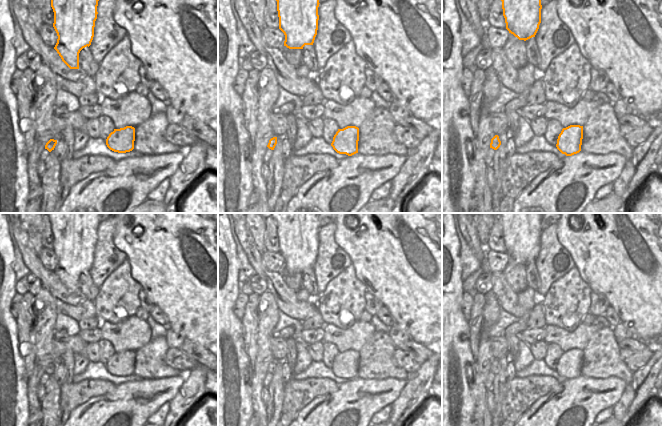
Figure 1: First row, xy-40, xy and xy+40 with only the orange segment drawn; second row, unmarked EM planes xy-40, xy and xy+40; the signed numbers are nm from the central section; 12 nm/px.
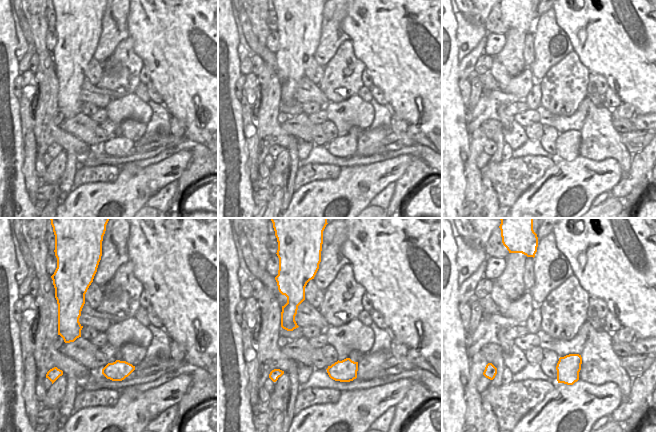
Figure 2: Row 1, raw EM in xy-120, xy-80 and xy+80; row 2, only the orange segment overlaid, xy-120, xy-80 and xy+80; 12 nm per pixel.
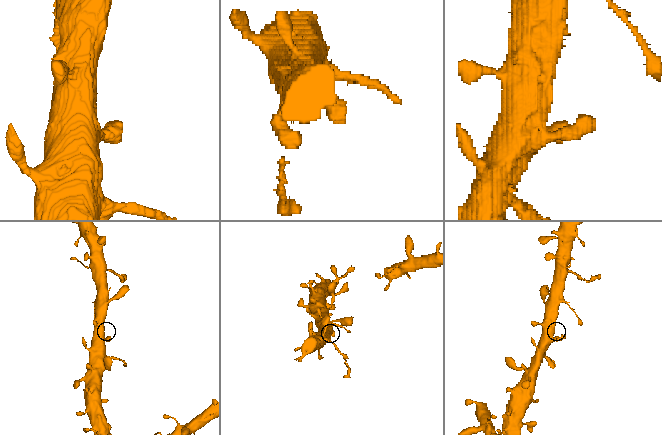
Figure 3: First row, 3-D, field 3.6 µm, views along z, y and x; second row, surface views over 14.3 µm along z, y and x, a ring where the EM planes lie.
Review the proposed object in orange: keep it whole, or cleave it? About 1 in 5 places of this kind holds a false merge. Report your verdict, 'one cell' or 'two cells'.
one cell

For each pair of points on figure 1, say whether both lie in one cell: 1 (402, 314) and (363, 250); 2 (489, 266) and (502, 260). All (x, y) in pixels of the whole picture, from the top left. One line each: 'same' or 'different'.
1: same
2: same

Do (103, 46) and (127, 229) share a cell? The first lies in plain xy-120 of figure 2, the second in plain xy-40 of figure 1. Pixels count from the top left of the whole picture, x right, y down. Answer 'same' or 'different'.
different

